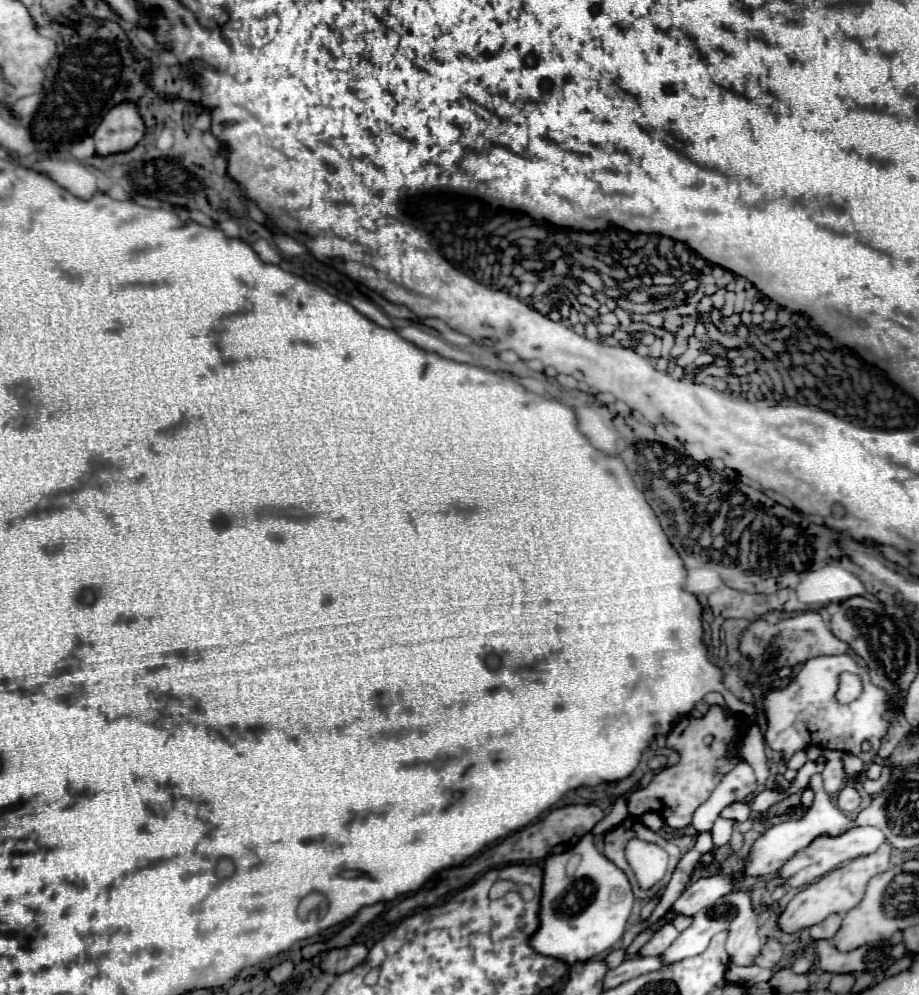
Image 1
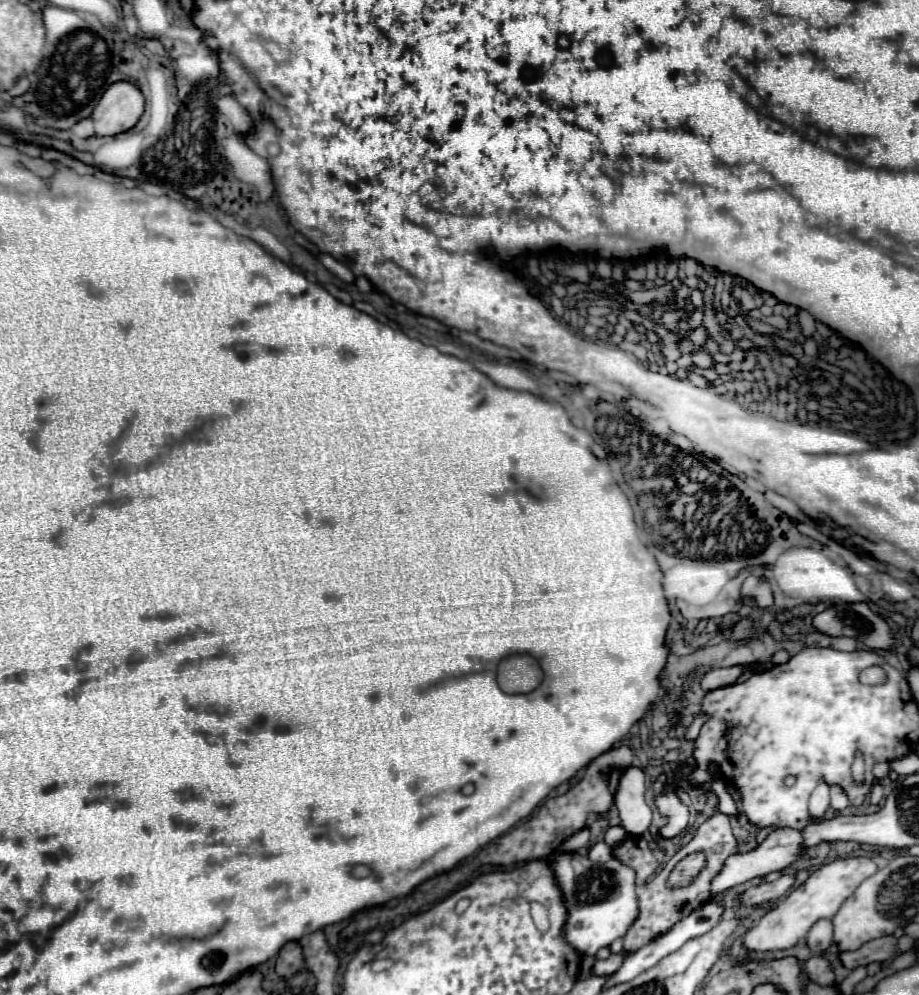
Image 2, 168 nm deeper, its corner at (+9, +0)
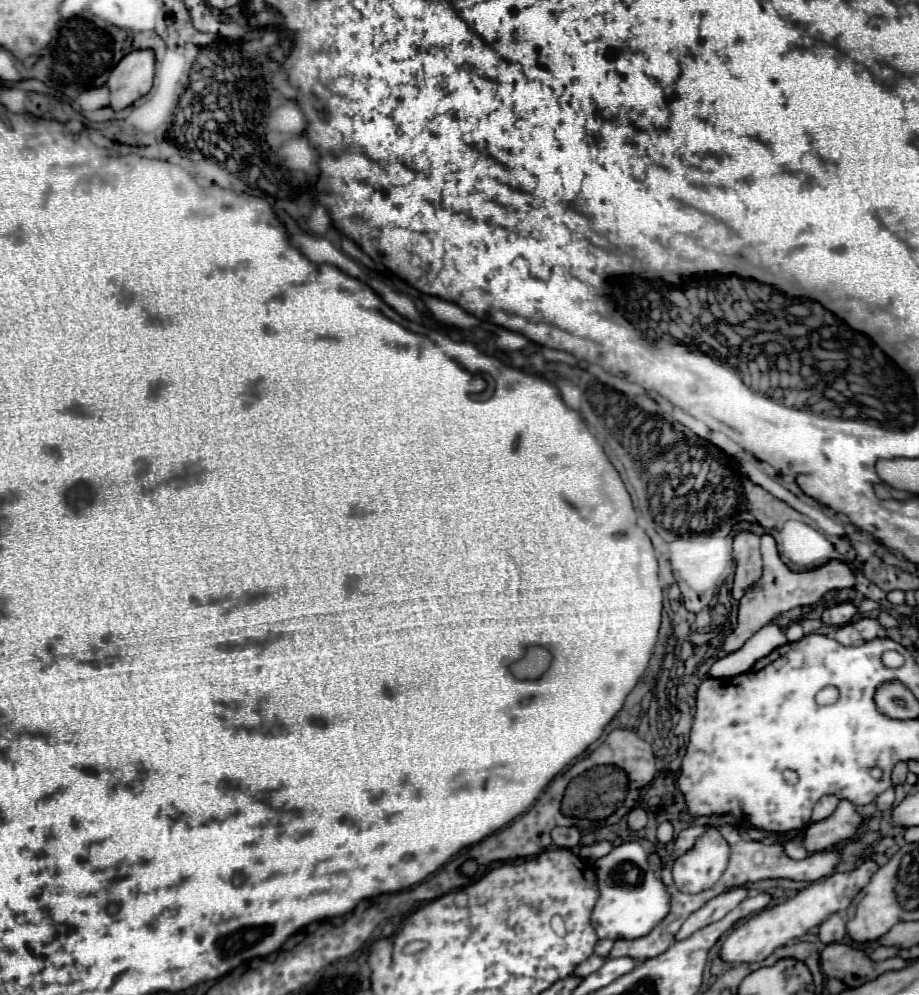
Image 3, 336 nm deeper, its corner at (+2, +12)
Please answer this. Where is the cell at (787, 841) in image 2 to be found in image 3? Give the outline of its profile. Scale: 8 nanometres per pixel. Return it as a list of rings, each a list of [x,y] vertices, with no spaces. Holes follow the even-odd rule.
[[[841,799],[831,817],[807,825],[807,829],[801,837],[801,843],[809,853],[825,851],[825,849],[839,845],[841,841],[853,837],[859,823],[861,823],[861,817],[855,811],[853,803],[847,799]]]

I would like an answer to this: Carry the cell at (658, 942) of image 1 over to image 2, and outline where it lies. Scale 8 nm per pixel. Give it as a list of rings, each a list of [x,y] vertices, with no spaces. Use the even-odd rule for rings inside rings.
[[[618,953],[618,955],[610,955],[610,957],[604,959],[604,961],[596,961],[596,963],[592,965],[592,969],[590,969],[590,975],[598,975],[598,977],[612,975],[612,973],[622,965],[622,961],[624,961],[622,953]]]

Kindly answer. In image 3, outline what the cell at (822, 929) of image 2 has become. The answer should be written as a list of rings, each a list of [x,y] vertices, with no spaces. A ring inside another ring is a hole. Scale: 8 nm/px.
[[[833,913],[827,921],[823,921],[819,925],[819,939],[825,945],[841,941],[843,937],[845,937],[845,917],[843,917],[843,913]]]

